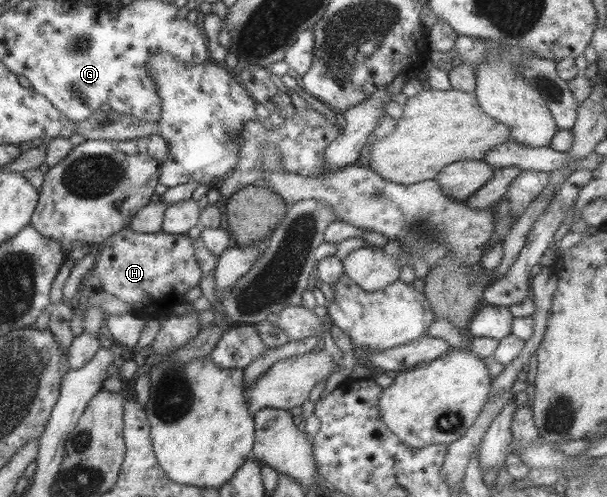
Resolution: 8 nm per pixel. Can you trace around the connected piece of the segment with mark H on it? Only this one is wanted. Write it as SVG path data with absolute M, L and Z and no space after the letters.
M127 226L112 234L101 247L94 269L94 276L99 279L99 290L129 304L137 316L150 319L169 316L171 308L185 303L184 294L200 282L199 262L188 235L172 235L162 230L140 233Z

